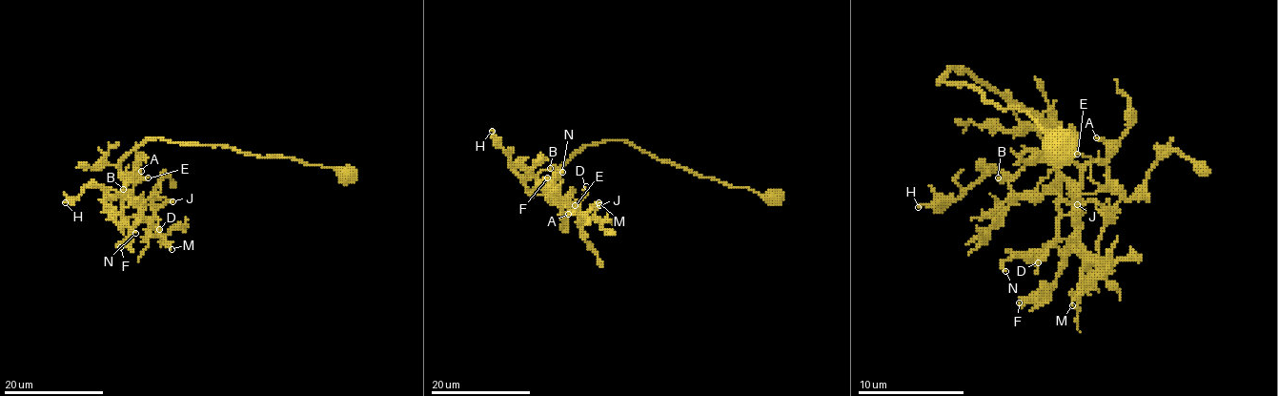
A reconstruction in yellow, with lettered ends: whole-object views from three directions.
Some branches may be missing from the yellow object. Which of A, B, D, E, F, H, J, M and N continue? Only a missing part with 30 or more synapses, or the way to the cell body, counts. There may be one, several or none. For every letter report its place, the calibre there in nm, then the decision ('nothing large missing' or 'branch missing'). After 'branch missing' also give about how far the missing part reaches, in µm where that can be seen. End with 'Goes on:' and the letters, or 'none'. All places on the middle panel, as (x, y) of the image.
A: (568, 214) | 150 nm | nothing large missing
B: (550, 168) | 70 nm | nothing large missing
D: (586, 186) | 240 nm | nothing large missing
E: (575, 205) | 160 nm | nothing large missing
F: (547, 177) | 200 nm | nothing large missing
H: (492, 131) | 150 nm | nothing large missing
J: (599, 205) | 100 nm | nothing large missing
M: (598, 202) | 180 nm | nothing large missing
N: (562, 172) | 150 nm | nothing large missing
Goes on: none

